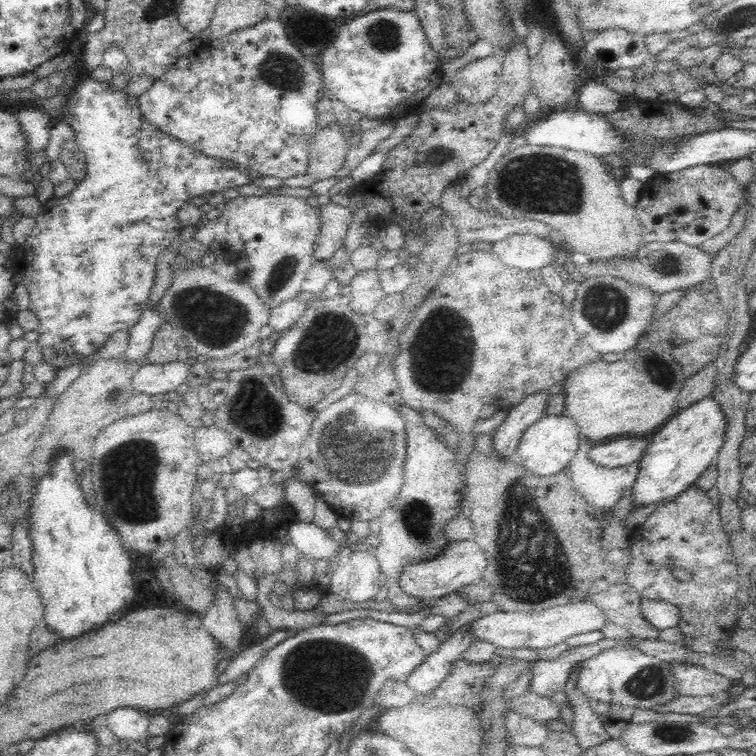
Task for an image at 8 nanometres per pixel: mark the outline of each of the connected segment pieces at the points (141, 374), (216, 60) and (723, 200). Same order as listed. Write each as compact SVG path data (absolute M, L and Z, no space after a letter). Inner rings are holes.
M172 361L166 364L143 364L132 378L136 393L146 393L153 398L163 396L180 384L188 383L190 367L184 361Z
M265 19L216 40L200 41L195 51L176 60L168 72L139 97L139 106L144 117L160 131L206 156L223 159L242 170L253 169L261 177L284 181L308 173L310 141L319 129L316 114L323 93L319 67L306 60L292 44L280 20Z
M698 165L672 173L658 172L643 185L635 213L646 243L699 244L724 232L743 199L742 185L720 166Z

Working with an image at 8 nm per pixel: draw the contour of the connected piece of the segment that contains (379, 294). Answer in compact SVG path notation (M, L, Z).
M357 271L351 282L351 304L359 314L373 314L379 301L384 298L385 290L381 288L380 279L377 278L378 271Z

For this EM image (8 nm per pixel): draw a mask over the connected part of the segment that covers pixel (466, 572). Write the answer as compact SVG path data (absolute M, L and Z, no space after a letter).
M475 541L452 542L440 555L432 556L430 560L410 562L398 584L406 595L424 601L440 598L446 593L460 591L464 586L482 580L485 569L488 567L488 559L486 558L486 554Z

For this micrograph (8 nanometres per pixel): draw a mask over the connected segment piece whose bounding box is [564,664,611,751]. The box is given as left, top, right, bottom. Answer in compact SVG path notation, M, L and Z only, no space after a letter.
M581 664L574 666L572 672L568 674L568 682L566 682L564 692L569 697L574 710L571 733L576 736L578 746L584 751L586 748L592 748L592 746L600 746L602 742L606 742L611 737L606 732L601 718L589 705L590 700L584 696L583 692L575 688L580 667Z

